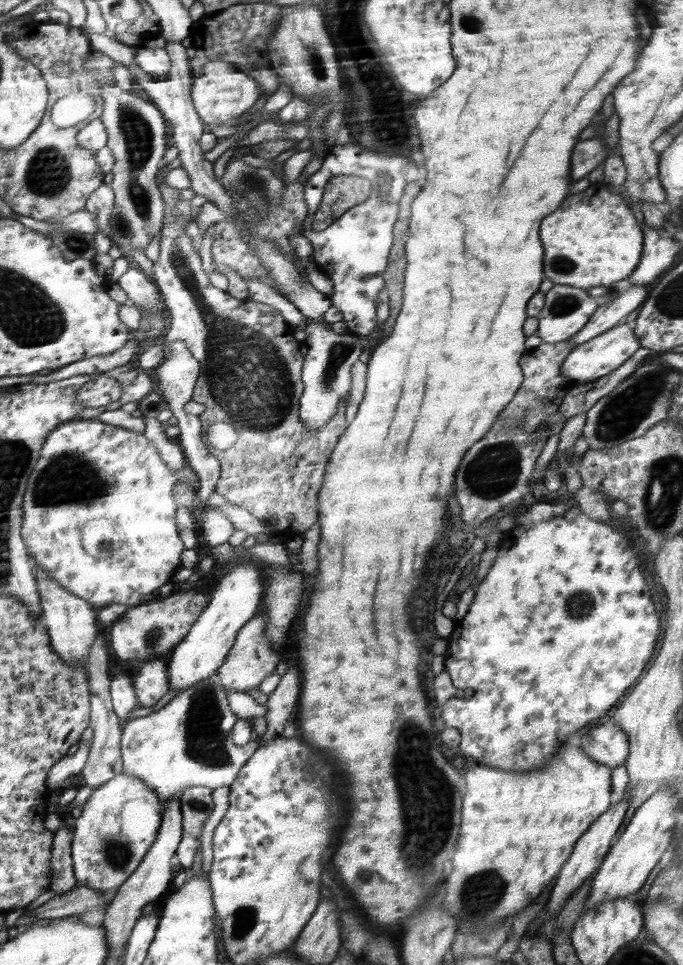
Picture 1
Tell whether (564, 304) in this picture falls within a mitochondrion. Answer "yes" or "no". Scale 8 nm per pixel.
yes

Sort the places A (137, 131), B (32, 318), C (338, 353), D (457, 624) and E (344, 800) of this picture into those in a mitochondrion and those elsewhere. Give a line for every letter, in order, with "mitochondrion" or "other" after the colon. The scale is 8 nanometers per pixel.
A: mitochondrion
B: mitochondrion
C: mitochondrion
D: other
E: other

